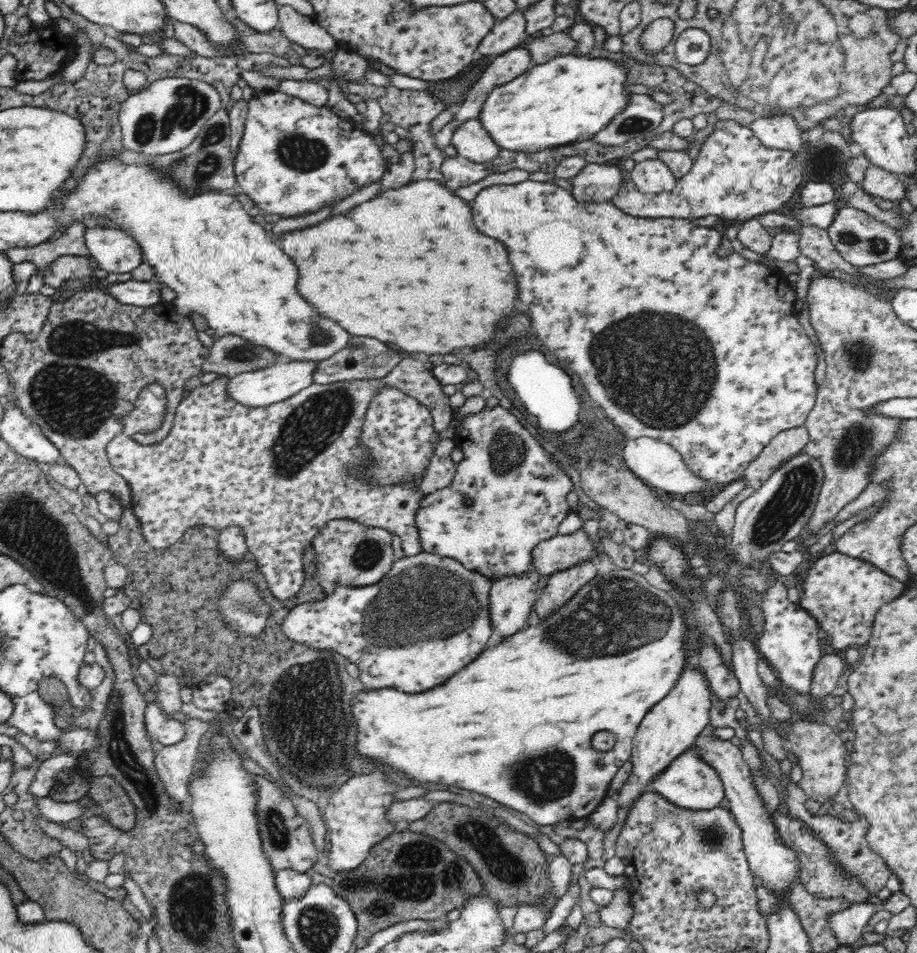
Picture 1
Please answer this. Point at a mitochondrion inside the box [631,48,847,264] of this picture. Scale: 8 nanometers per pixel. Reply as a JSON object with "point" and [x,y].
{"point":[766,75]}

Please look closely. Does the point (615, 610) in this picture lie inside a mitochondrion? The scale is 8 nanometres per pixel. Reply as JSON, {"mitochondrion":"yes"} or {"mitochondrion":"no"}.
{"mitochondrion":"yes"}

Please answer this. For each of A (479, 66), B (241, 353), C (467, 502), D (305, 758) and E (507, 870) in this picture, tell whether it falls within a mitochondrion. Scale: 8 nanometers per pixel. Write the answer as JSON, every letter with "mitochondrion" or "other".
{"A":"other","B":"mitochondrion","C":"other","D":"mitochondrion","E":"mitochondrion"}

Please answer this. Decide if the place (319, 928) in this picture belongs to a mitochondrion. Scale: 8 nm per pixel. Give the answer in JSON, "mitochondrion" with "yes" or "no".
{"mitochondrion":"yes"}

